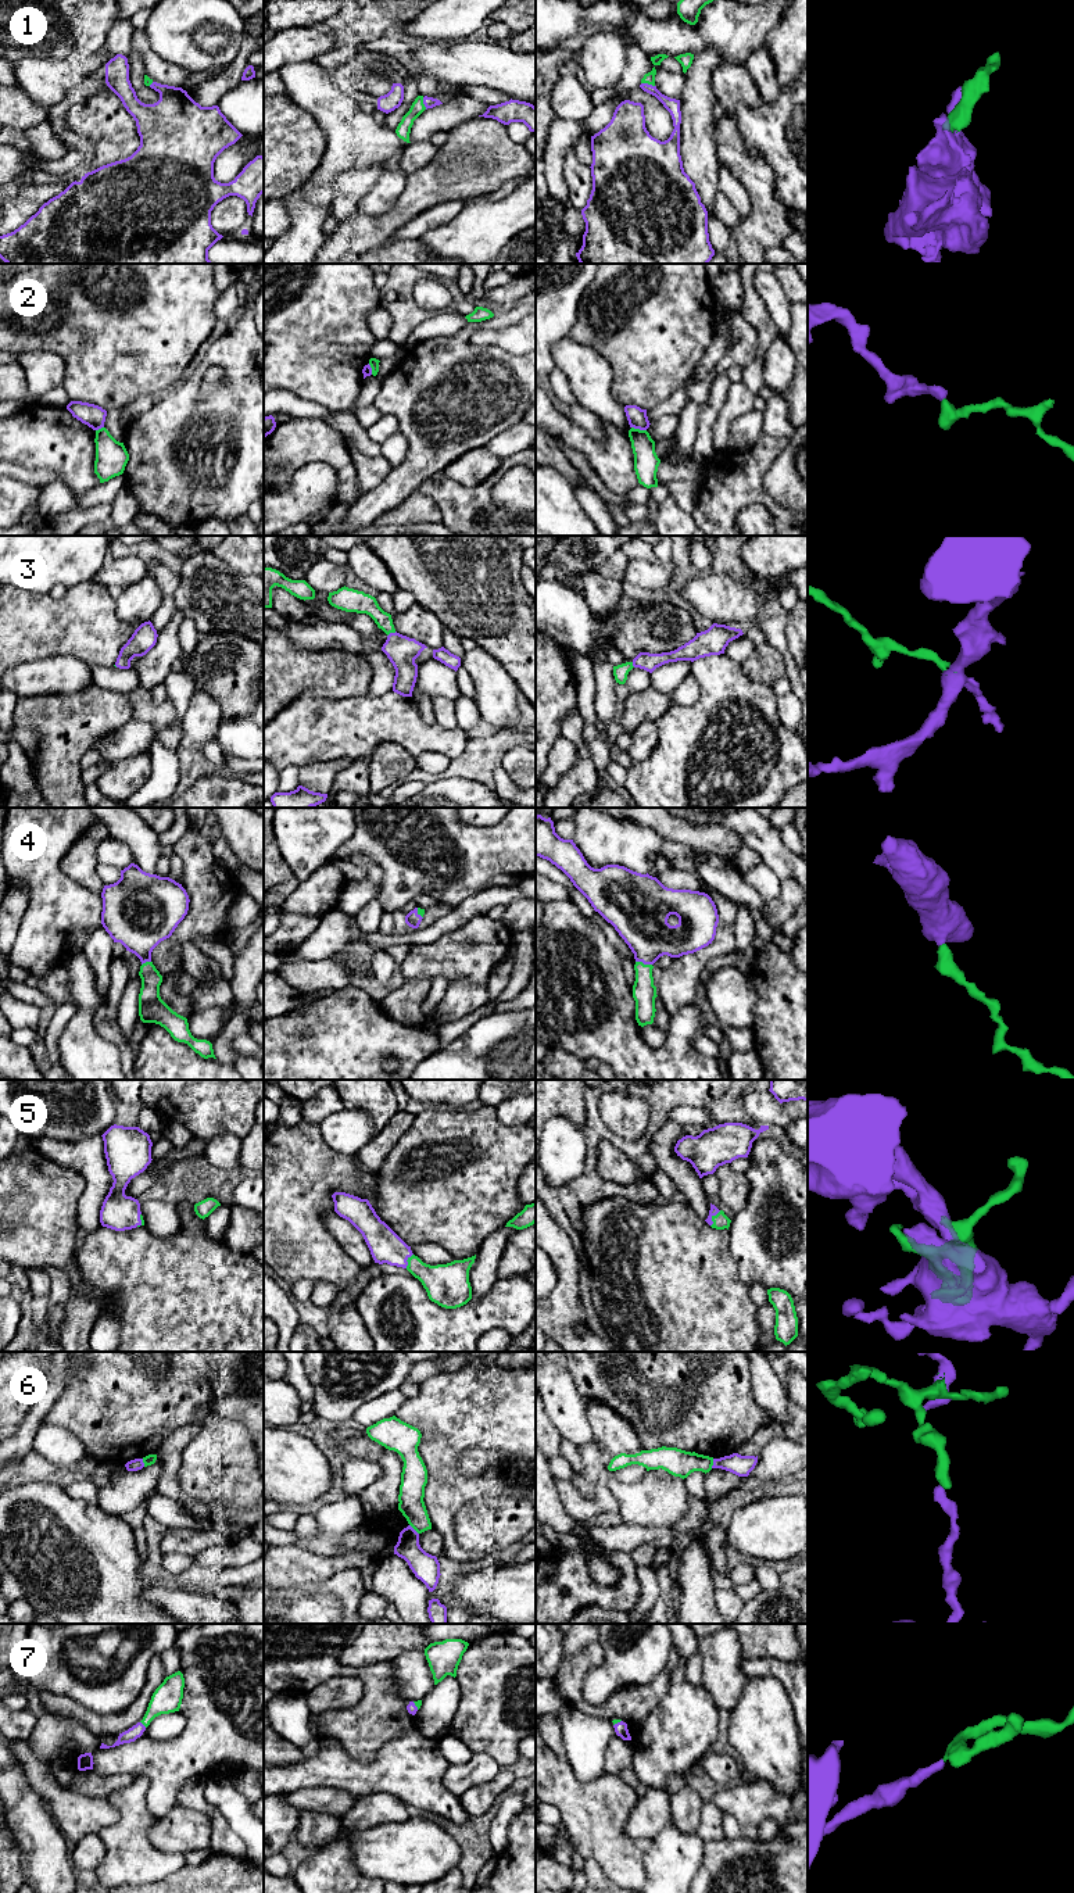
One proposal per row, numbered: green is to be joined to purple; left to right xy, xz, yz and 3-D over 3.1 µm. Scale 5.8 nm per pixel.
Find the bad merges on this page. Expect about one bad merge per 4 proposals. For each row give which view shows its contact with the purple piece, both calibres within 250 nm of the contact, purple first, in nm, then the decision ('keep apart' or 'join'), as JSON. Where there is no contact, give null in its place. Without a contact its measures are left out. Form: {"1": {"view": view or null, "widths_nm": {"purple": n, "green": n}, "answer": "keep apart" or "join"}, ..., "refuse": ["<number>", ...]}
{"1": {"view": "yz", "widths_nm": {"purple": 190, "green": 70}, "answer": "join"}, "2": {"view": "yz", "widths_nm": {"purple": 120, "green": 140}, "answer": "keep apart"}, "3": {"view": "xz", "widths_nm": {"purple": 170, "green": 120}, "answer": "join"}, "4": {"view": "yz", "widths_nm": {"purple": 300, "green": 140}, "answer": "join"}, "5": {"view": "yz", "widths_nm": {"purple": 50, "green": 90}, "answer": "join"}, "6": {"view": "xz", "widths_nm": {"purple": 160, "green": 150}, "answer": "keep apart"}, "7": {"view": "xy", "widths_nm": {"purple": 80, "green": 160}, "answer": "join"}, "refuse": ["2", "6"]}

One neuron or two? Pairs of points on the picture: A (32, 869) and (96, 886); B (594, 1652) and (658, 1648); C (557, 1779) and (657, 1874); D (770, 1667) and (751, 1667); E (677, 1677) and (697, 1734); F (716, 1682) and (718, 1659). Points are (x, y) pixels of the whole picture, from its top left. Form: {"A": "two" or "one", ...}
{"A": "two", "B": "two", "C": "two", "D": "one", "E": "one", "F": "one"}

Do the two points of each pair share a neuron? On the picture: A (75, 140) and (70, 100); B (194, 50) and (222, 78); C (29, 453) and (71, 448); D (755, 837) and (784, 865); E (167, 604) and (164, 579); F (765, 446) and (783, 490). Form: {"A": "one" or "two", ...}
{"A": "one", "B": "two", "C": "one", "D": "one", "E": "one", "F": "two"}

